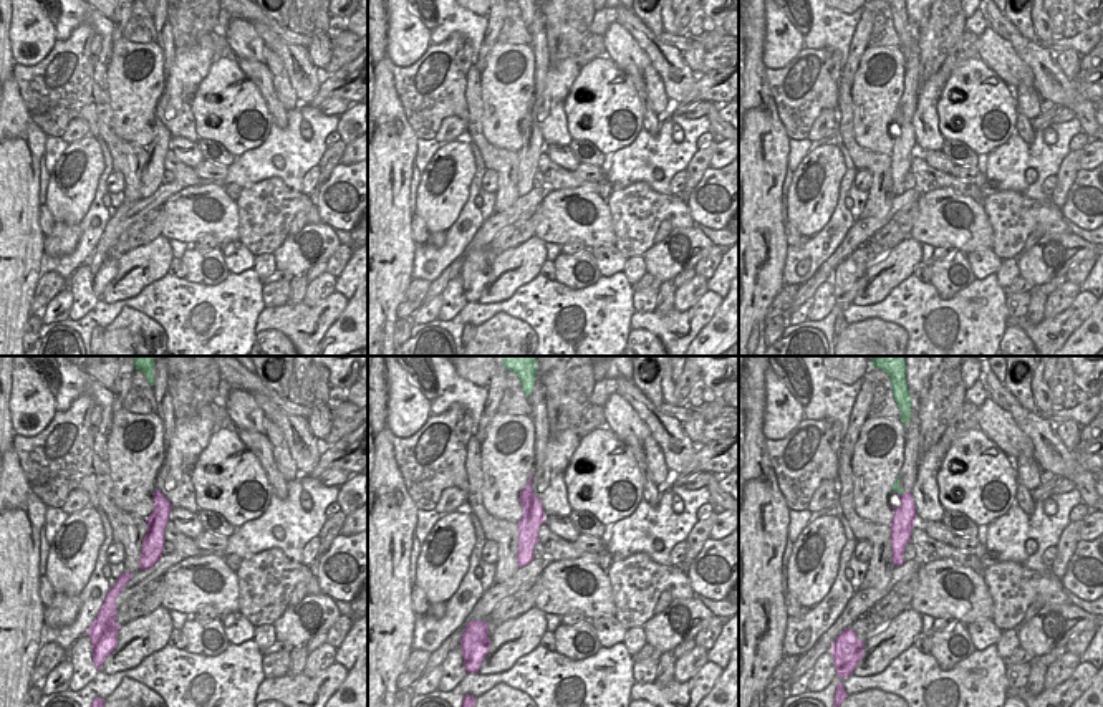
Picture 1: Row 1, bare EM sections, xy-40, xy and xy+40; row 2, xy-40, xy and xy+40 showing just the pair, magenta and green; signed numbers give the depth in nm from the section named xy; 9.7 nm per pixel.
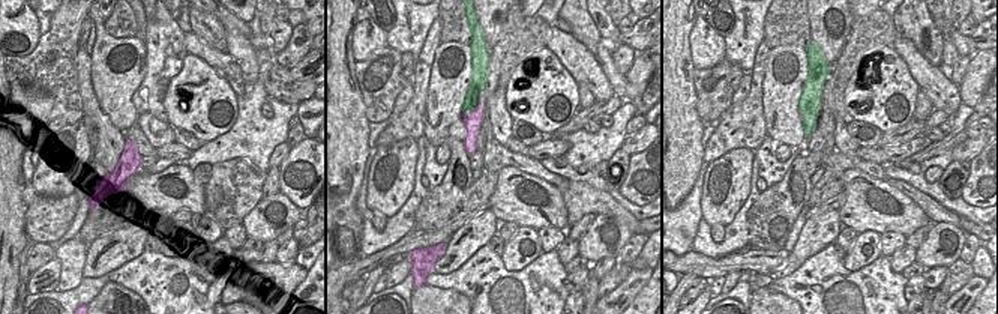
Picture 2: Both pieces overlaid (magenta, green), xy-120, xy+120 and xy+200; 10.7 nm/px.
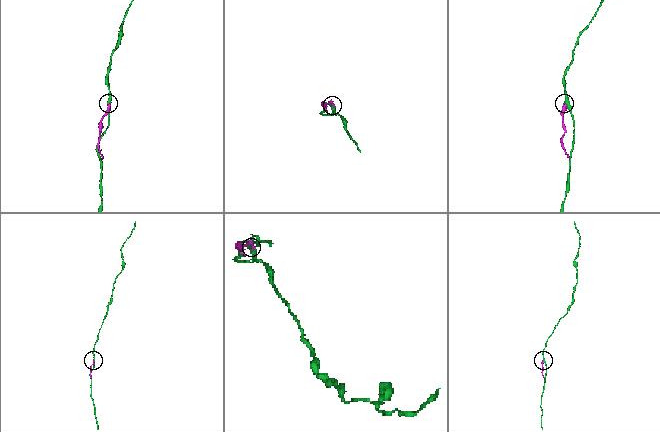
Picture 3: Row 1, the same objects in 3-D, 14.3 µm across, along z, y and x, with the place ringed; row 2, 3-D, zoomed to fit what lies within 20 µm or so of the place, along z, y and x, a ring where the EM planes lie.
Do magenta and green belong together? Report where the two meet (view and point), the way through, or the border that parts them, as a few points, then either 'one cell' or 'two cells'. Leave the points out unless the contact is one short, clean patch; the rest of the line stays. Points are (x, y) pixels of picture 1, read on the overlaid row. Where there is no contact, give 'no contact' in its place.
xy+40 (898, 494) | two cells

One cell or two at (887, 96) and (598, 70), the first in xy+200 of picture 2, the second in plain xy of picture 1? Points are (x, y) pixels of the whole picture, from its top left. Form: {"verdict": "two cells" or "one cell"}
{"verdict": "one cell"}

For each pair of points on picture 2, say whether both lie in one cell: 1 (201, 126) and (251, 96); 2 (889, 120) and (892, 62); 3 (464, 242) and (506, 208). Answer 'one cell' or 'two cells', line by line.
1: two cells
2: one cell
3: two cells

